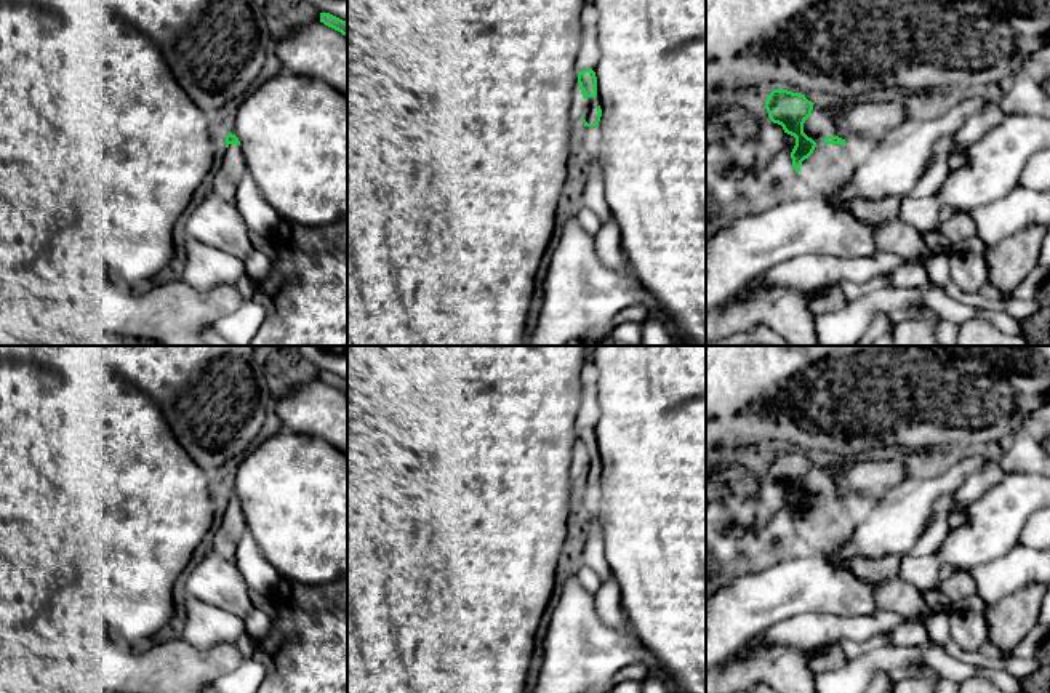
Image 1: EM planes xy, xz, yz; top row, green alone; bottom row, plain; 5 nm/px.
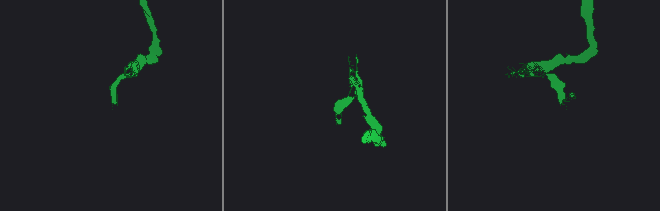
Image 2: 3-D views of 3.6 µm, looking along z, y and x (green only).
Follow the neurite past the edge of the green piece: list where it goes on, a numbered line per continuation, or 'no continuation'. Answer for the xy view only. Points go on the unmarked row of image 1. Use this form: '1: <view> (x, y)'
1: xy (232, 527)

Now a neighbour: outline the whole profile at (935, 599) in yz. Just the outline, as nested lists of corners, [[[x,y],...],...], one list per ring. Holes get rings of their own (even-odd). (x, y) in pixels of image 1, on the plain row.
[[[940,586],[922,589],[920,594],[932,611],[949,611],[949,599],[944,595]]]

